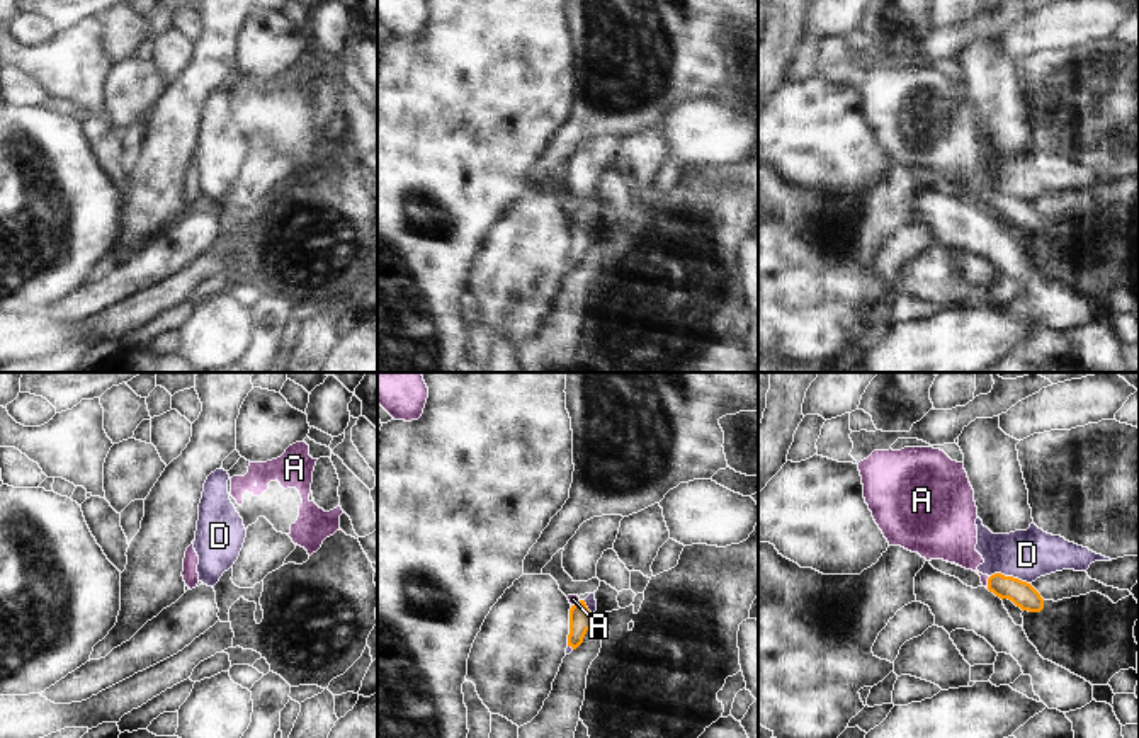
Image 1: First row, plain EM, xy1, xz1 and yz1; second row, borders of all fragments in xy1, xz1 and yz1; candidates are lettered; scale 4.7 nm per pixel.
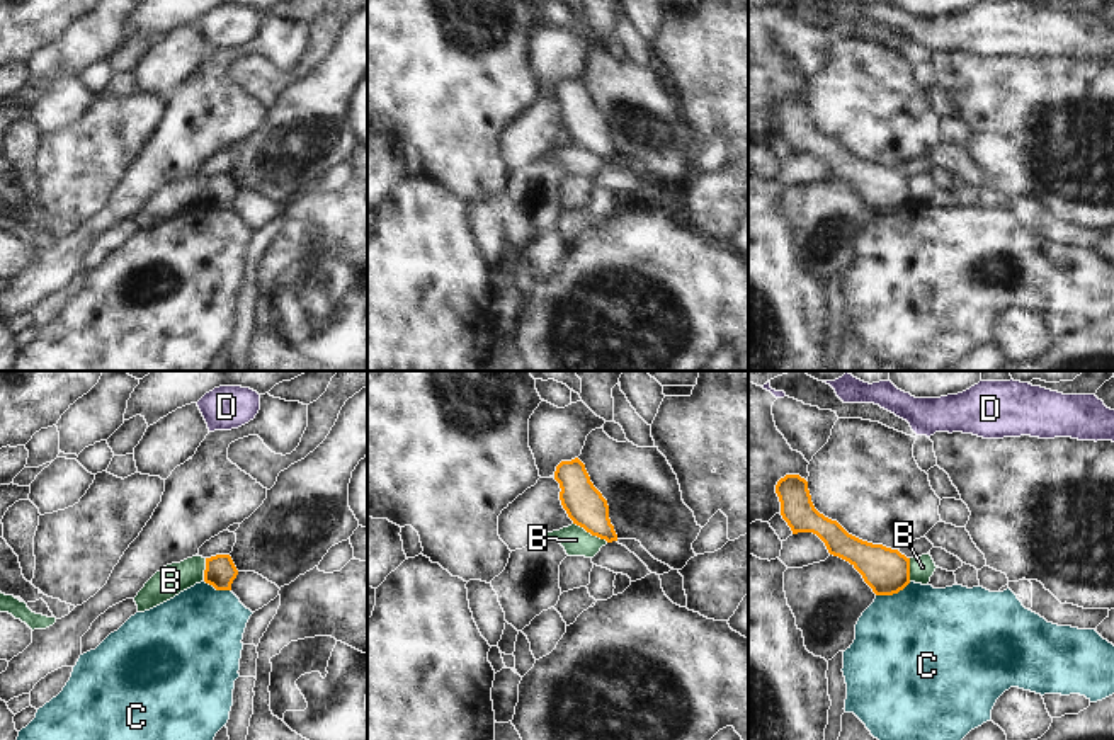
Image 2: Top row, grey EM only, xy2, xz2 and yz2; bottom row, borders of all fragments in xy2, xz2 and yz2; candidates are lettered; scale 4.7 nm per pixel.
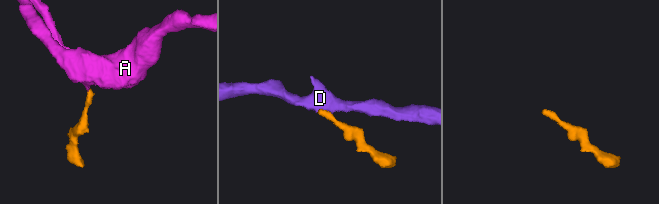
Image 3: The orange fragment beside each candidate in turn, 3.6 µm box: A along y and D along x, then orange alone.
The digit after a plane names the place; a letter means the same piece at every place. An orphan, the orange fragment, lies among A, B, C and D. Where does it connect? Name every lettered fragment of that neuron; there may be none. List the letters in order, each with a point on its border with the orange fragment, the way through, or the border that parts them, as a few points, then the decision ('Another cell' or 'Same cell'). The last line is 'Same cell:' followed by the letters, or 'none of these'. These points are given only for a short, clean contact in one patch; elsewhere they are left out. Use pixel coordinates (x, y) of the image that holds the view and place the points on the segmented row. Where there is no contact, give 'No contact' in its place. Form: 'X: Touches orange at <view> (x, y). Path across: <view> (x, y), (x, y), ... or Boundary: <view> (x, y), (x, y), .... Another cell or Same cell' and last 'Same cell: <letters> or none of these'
A: Touches orange at yz1 (988, 582). Path across: yz1 (1022, 594), (988, 582), (954, 541). Same cell
B: Touches orange at xz2 (591, 533). Boundary: xz2 (574, 523), (608, 541). Another cell
C: Touches orange at yz2 (893, 592). Boundary: yz2 (910, 582), (897, 592), (876, 596). Another cell
D: Touches orange at yz1 (1010, 577). Boundary: yz1 (990, 575), (1012, 575), (1029, 584). Another cell
Same cell: A

